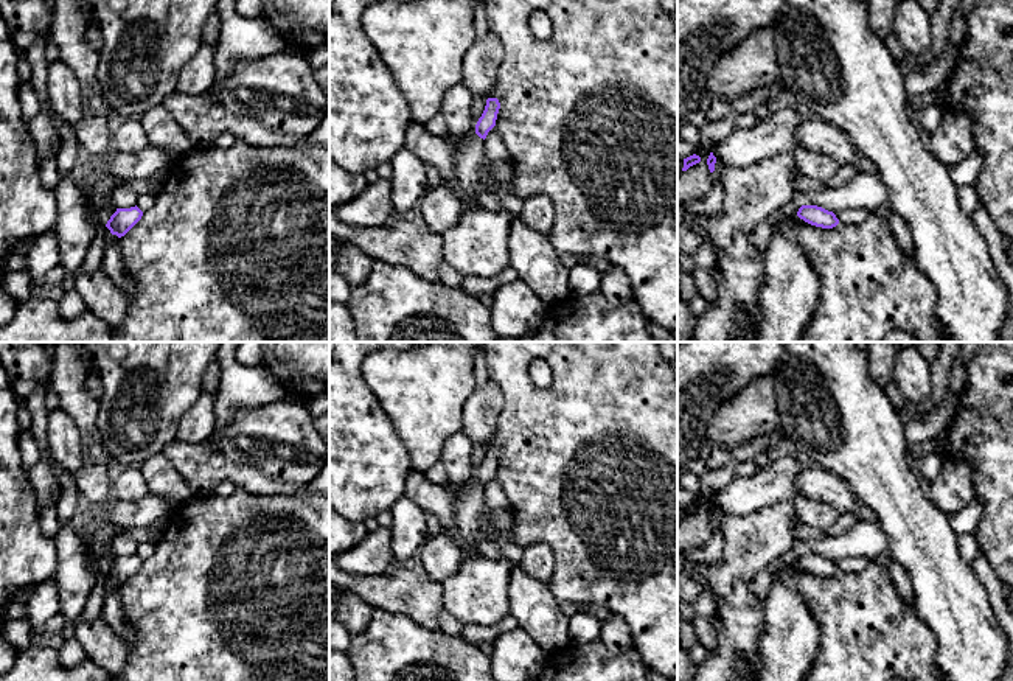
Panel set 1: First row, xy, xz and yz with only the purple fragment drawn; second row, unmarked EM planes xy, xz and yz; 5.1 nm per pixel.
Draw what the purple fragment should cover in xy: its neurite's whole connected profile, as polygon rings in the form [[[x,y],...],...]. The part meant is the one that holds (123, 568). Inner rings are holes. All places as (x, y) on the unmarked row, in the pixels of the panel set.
[[[135,554],[131,557],[117,557],[106,575],[118,586],[124,585],[143,564],[143,560]]]

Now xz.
[[[488,446],[485,459],[475,473],[475,482],[480,487],[486,487],[488,480],[496,474],[500,451],[497,446]]]

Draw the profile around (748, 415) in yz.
[[[761,376],[716,409],[707,438],[713,446],[733,449],[771,434],[777,424],[774,381]]]

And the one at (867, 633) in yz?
[[[869,561],[861,572],[837,572],[833,577],[811,574],[795,564],[780,568],[774,580],[786,583],[802,595],[820,628],[819,650],[805,681],[940,681],[935,664],[937,642],[934,633],[918,617],[915,605],[907,605],[898,595],[884,564]]]

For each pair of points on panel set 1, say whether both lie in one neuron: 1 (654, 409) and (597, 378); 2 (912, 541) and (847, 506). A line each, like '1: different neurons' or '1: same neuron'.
1: same neuron
2: different neurons

